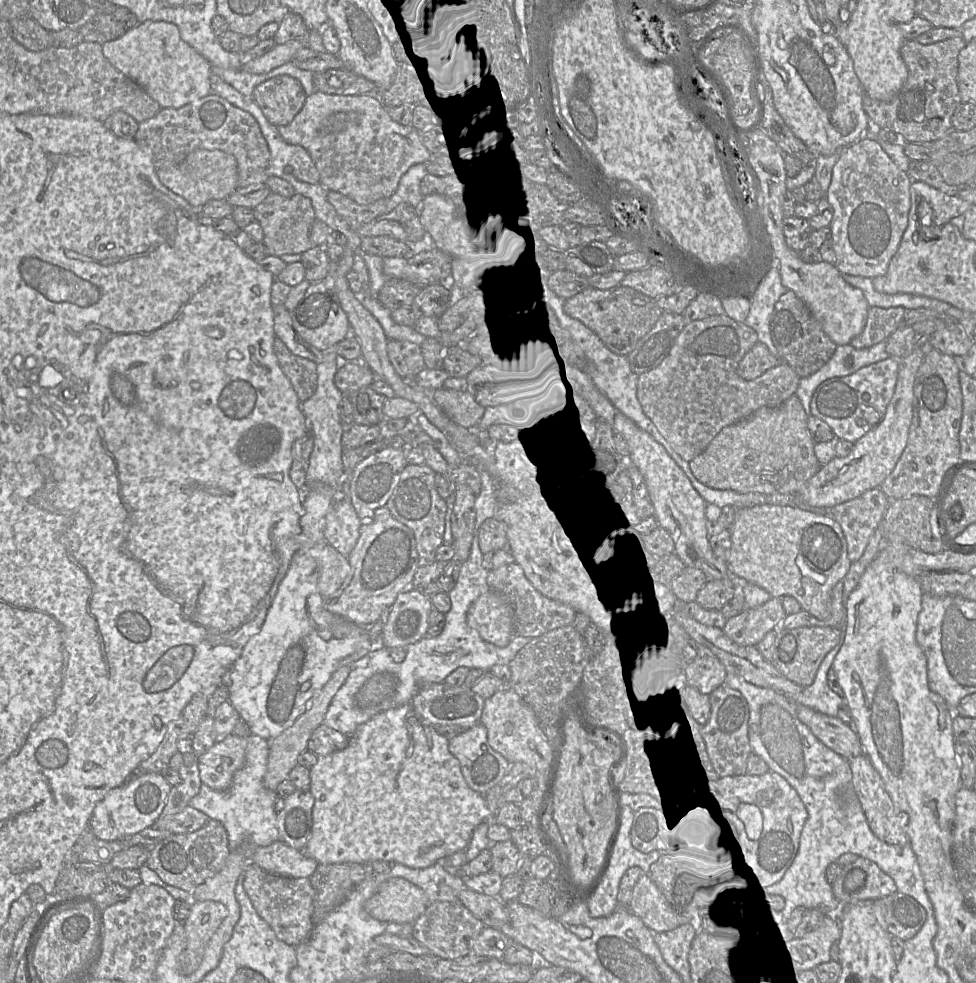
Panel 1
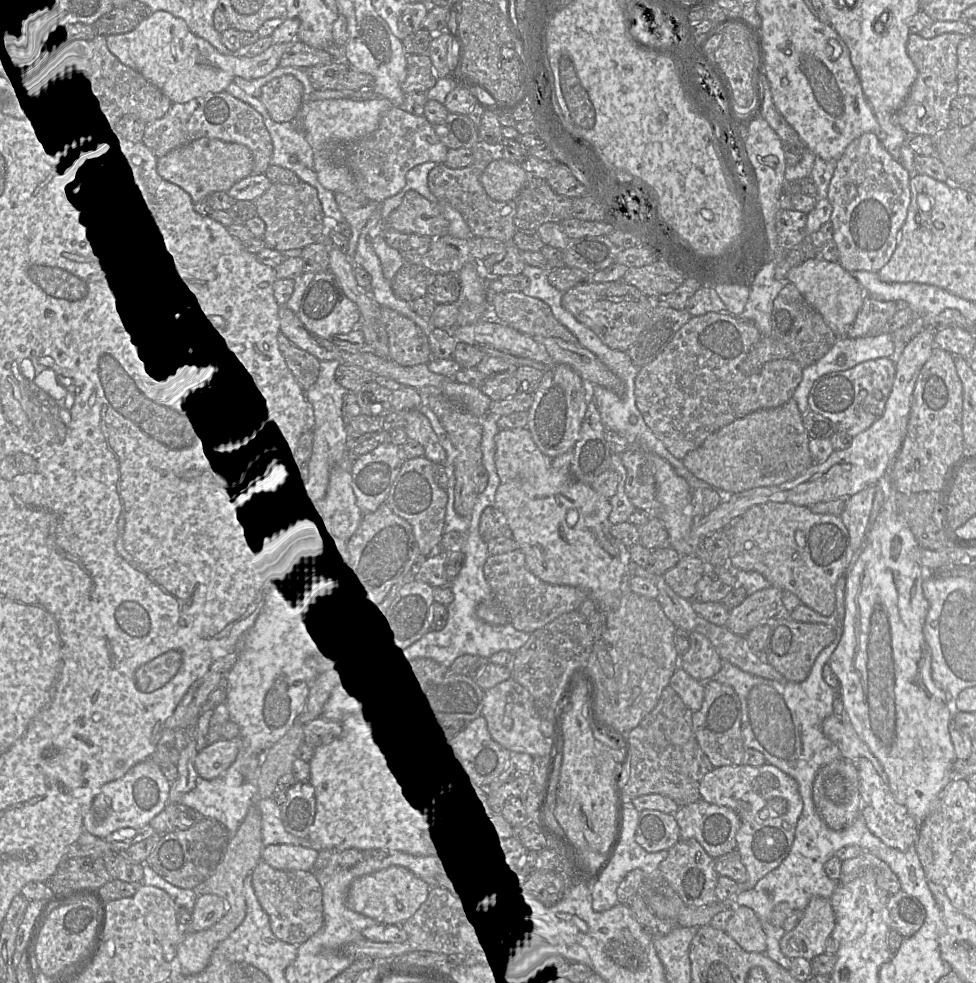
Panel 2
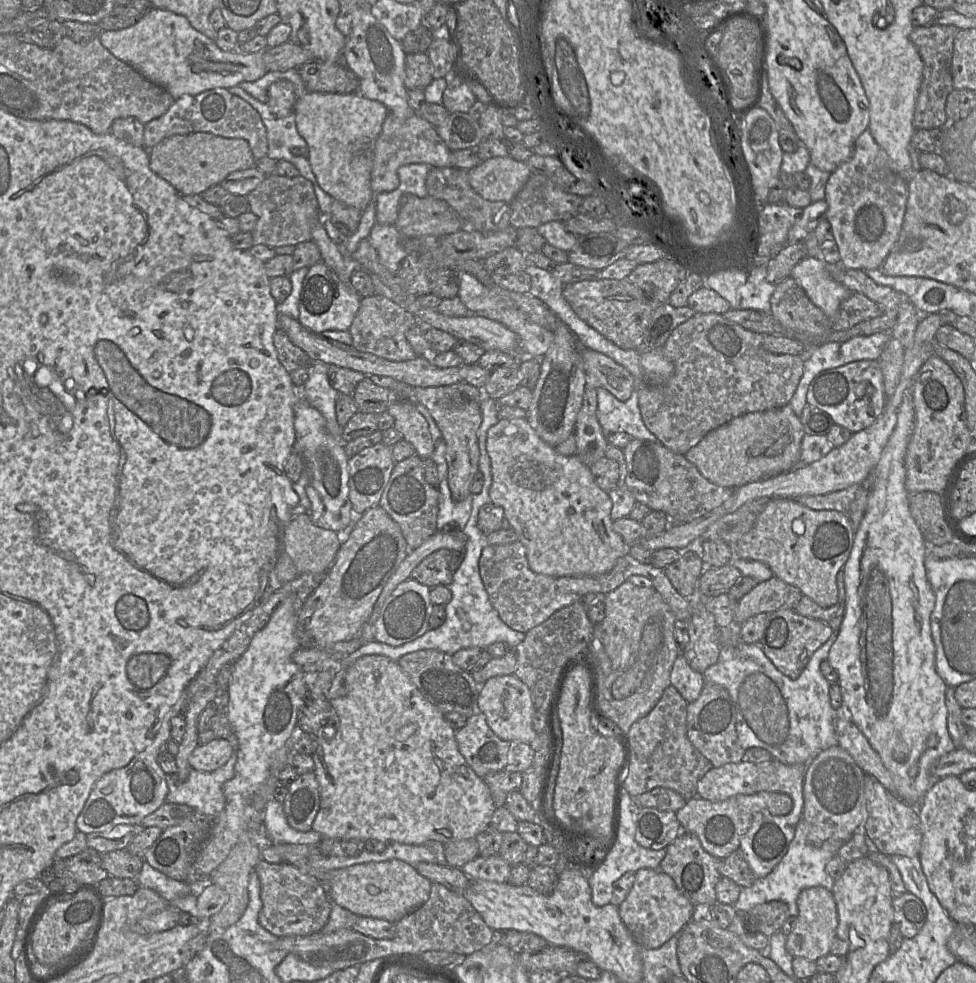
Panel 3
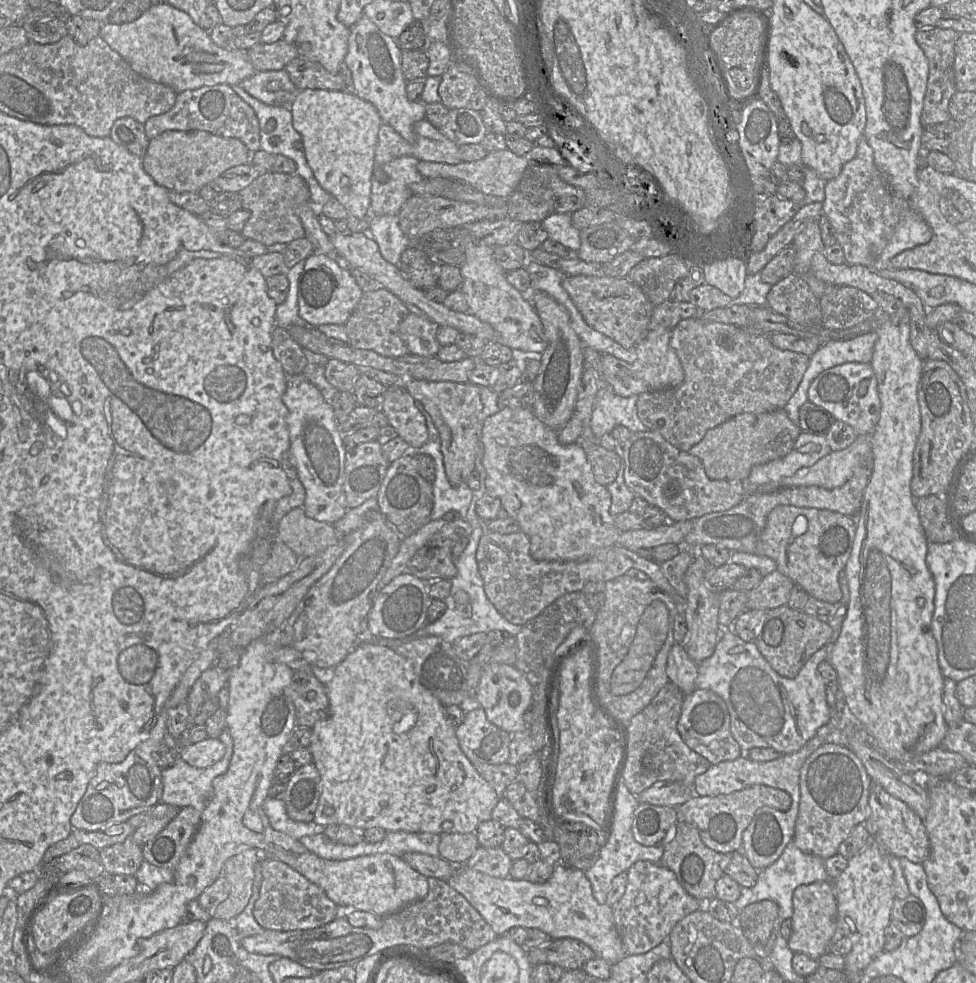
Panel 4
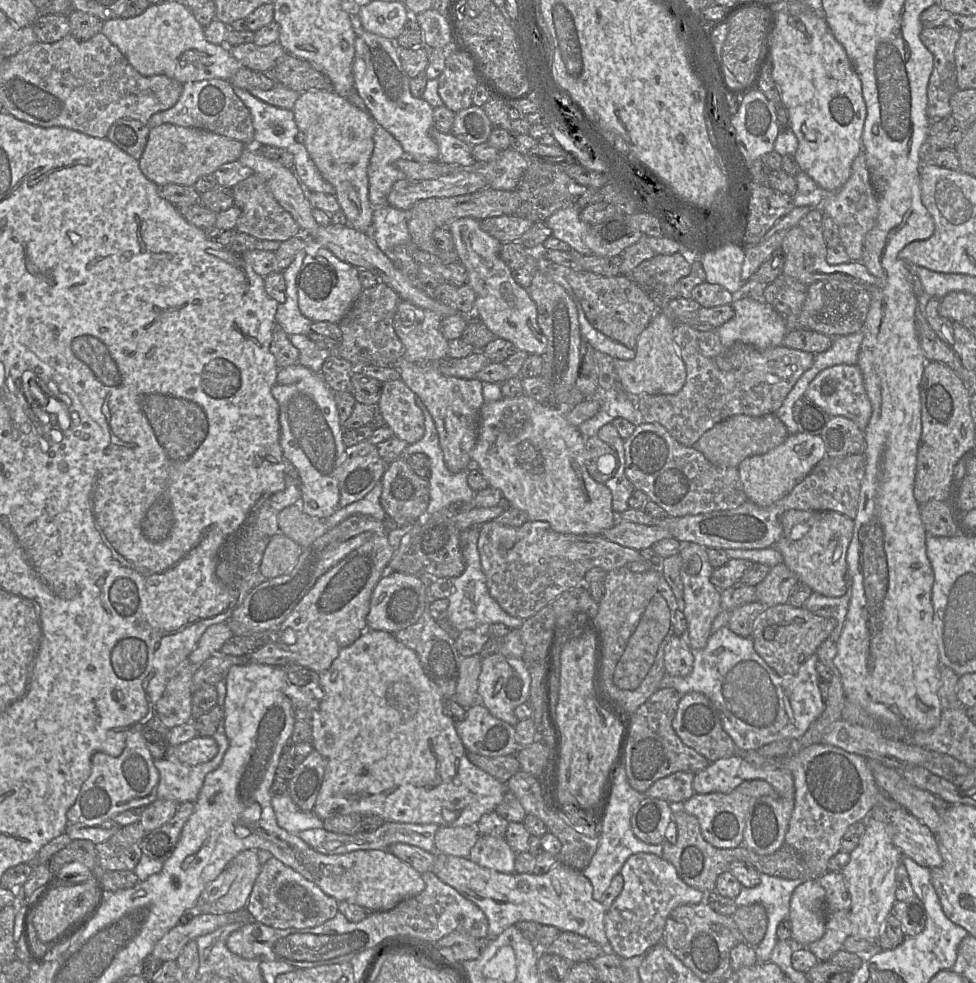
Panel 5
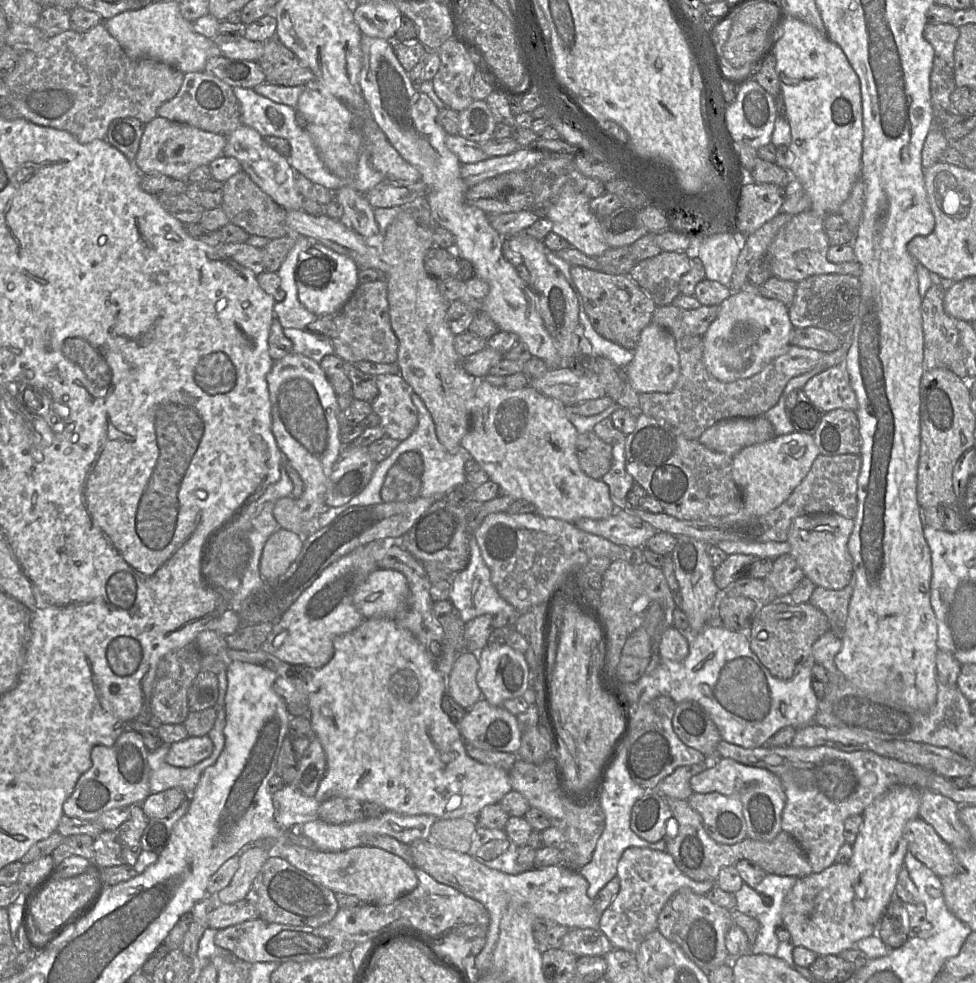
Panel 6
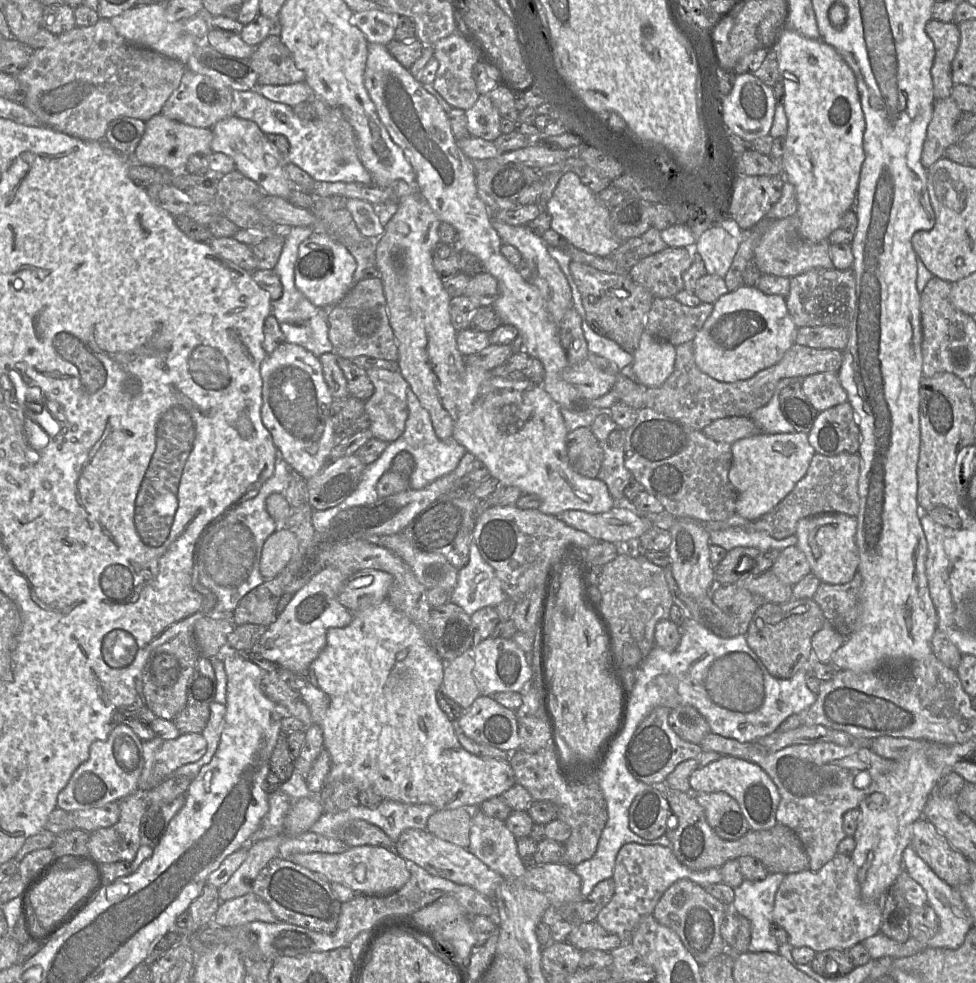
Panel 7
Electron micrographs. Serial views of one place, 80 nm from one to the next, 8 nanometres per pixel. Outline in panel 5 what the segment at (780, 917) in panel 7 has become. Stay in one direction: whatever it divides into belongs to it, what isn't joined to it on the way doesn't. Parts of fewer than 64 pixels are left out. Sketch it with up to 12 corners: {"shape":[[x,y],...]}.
{"shape":[[842,872],[816,878],[825,889],[825,933],[806,948],[827,961],[852,935]]}

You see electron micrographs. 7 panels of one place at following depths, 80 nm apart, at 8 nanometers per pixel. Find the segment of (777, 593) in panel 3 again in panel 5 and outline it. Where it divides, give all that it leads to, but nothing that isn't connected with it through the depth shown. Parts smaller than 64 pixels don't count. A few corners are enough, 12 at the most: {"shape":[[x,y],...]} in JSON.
{"shape":[[779,563],[755,586],[766,607],[788,603],[798,576]]}

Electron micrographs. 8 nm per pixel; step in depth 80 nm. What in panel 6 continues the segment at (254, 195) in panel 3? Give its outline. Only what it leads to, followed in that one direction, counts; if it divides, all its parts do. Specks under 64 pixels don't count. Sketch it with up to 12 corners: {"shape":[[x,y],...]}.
{"shape":[[243,170],[223,183],[220,207],[249,235],[290,231],[286,211]]}

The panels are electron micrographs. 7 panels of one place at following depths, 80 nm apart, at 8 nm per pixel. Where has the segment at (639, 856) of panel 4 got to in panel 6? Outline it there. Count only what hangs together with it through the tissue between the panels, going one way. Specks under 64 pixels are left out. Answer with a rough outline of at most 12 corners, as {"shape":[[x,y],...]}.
{"shape":[[623,744],[600,795],[605,827],[592,860],[578,872],[589,898],[617,874],[630,847],[666,851],[630,828],[646,789],[632,781]]}

